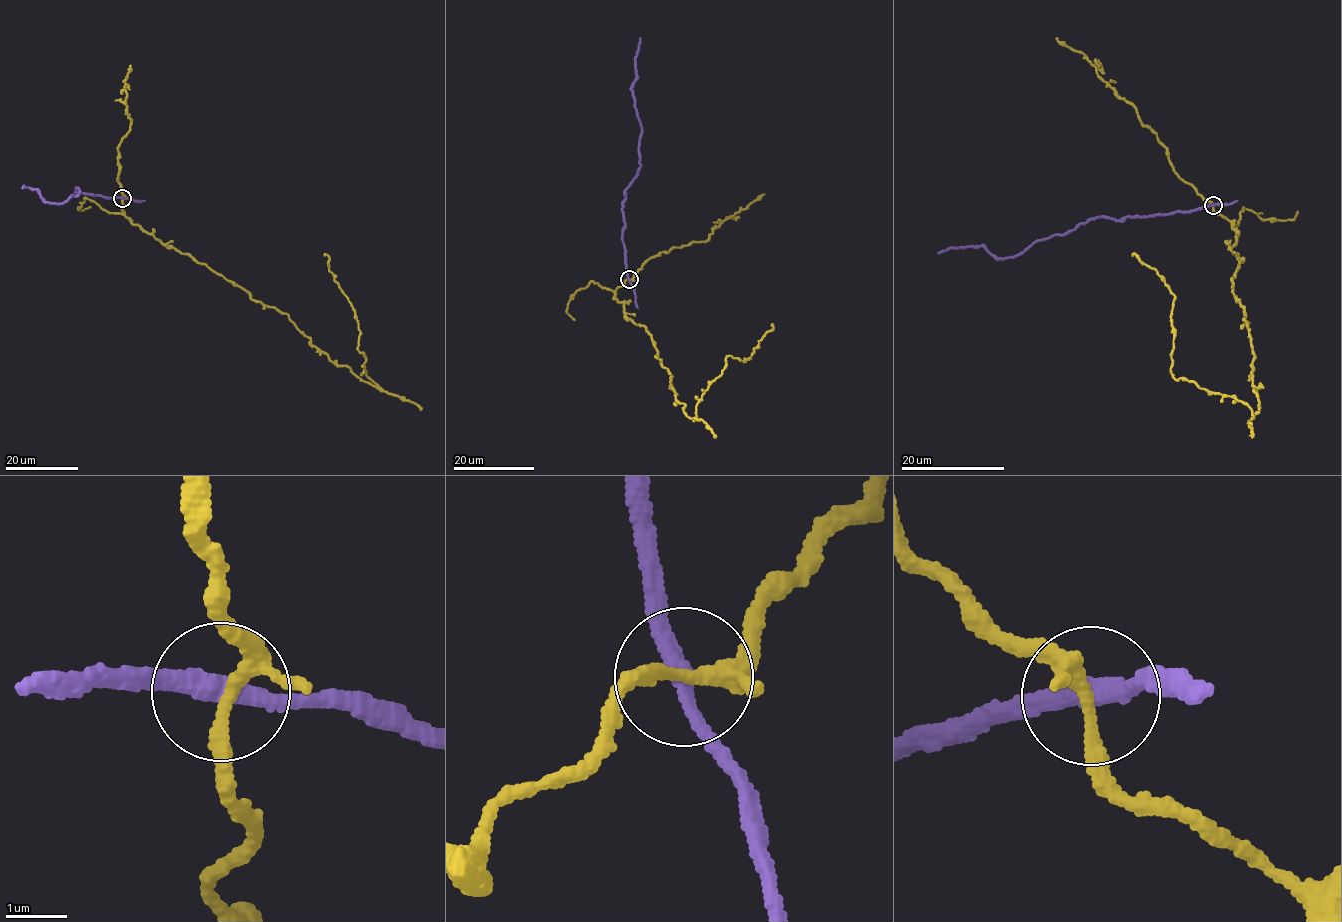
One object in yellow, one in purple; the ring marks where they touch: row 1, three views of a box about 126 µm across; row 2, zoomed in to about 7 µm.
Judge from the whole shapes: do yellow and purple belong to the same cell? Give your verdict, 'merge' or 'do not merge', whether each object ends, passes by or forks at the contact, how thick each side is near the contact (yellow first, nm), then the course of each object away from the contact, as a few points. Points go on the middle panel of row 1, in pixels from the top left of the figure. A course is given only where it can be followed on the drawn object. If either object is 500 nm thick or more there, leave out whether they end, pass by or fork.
do not merge; yellow forks there; purple passes by; 200 nm thick on the yellow side, 280 nm on the other; yellow runs (629, 279), (615, 299), (626, 317), (645, 326), (687, 416), (696, 415), (728, 356), (749, 359), (771, 323); purple runs (629, 279), (622, 242), (622, 202), (640, 166), (642, 126), (632, 86), (640, 37)

